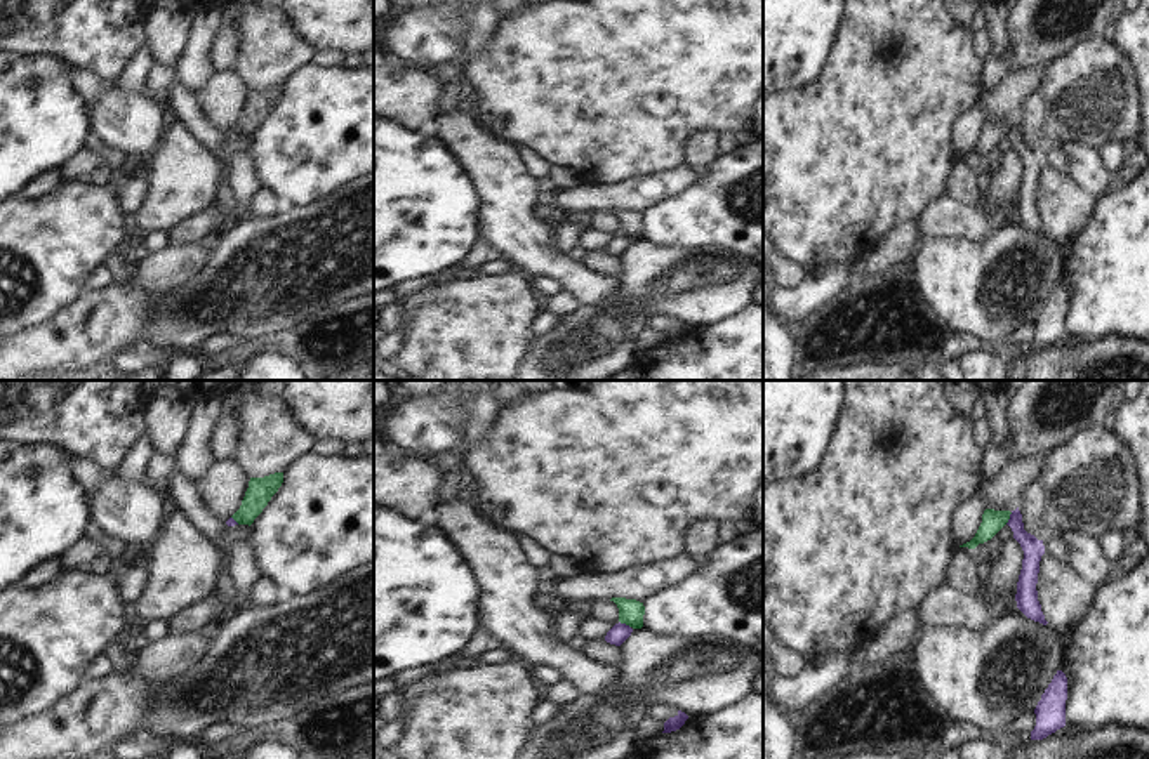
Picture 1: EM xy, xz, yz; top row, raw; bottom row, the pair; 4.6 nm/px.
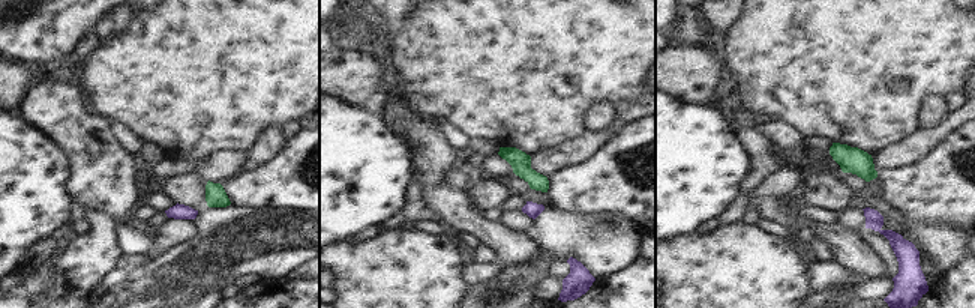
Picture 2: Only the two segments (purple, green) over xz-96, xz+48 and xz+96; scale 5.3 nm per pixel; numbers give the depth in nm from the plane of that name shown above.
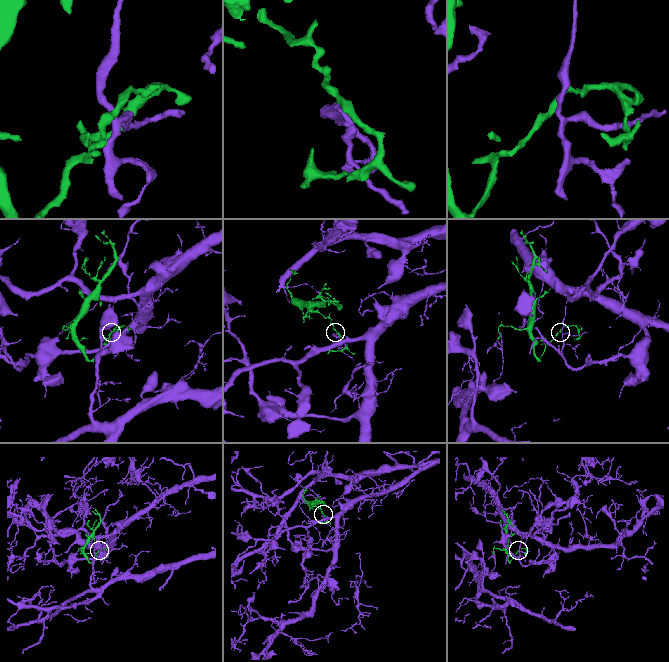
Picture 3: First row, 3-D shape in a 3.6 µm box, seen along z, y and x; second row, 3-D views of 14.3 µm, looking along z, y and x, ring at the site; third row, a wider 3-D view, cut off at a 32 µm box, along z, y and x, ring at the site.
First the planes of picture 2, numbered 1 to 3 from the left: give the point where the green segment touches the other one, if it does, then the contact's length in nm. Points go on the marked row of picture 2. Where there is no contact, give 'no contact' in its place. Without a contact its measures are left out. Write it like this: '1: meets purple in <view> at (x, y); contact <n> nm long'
1: no contact
2: no contact
3: no contact

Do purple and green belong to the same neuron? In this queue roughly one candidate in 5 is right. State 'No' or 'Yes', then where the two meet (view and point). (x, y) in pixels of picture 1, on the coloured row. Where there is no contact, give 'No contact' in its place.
No. Touches purple at xz (624, 624)

